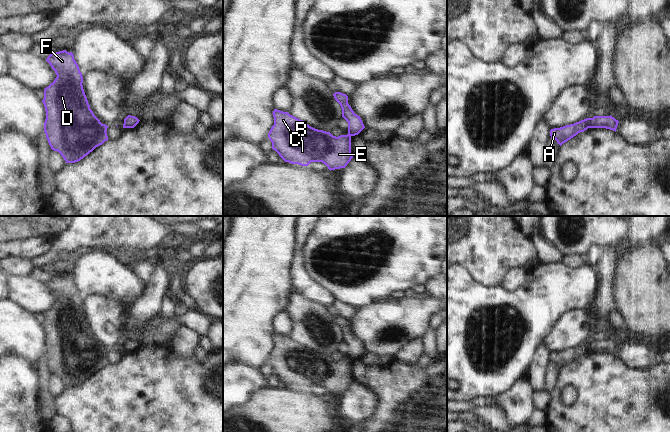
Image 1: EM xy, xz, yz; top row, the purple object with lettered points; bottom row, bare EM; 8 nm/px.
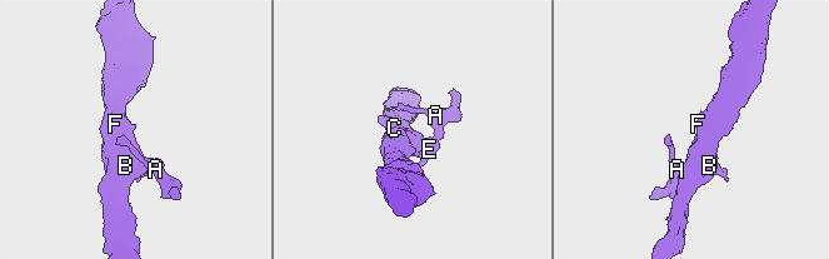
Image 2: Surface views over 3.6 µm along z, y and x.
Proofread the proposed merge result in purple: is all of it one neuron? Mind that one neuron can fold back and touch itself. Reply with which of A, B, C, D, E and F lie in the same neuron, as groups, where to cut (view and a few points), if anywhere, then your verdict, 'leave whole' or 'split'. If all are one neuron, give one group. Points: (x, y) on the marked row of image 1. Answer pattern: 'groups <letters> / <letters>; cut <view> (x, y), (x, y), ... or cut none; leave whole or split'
groups A / B C D E F; cut yz (592, 118), (589, 127); split

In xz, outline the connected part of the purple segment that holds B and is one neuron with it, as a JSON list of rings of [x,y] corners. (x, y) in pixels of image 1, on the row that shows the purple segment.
[[[277,109],[273,111],[274,125],[271,127],[268,138],[272,142],[272,149],[279,156],[291,164],[308,166],[311,162],[322,162],[328,169],[345,168],[353,158],[351,153],[351,136],[333,136],[330,132],[315,129],[288,112]]]

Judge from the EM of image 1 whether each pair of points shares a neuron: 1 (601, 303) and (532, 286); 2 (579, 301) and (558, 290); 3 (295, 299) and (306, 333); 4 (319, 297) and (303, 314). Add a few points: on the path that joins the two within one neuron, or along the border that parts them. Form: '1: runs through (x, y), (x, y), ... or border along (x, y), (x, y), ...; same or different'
1: border along (598, 280), (595, 295), (587, 309); different
2: runs through (574, 296), (568, 290), (563, 290); same
3: runs through (298, 307), (305, 315), (305, 325); same
4: border along (293, 291), (326, 307); different

